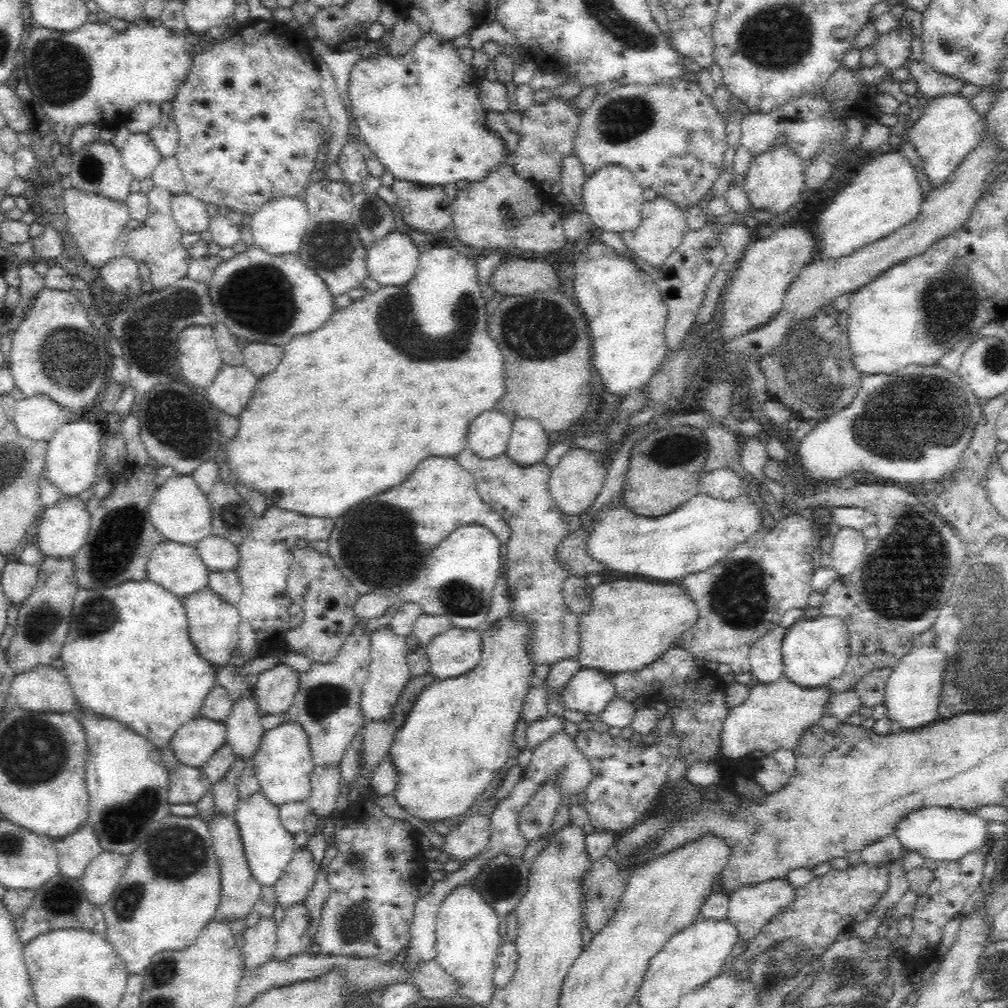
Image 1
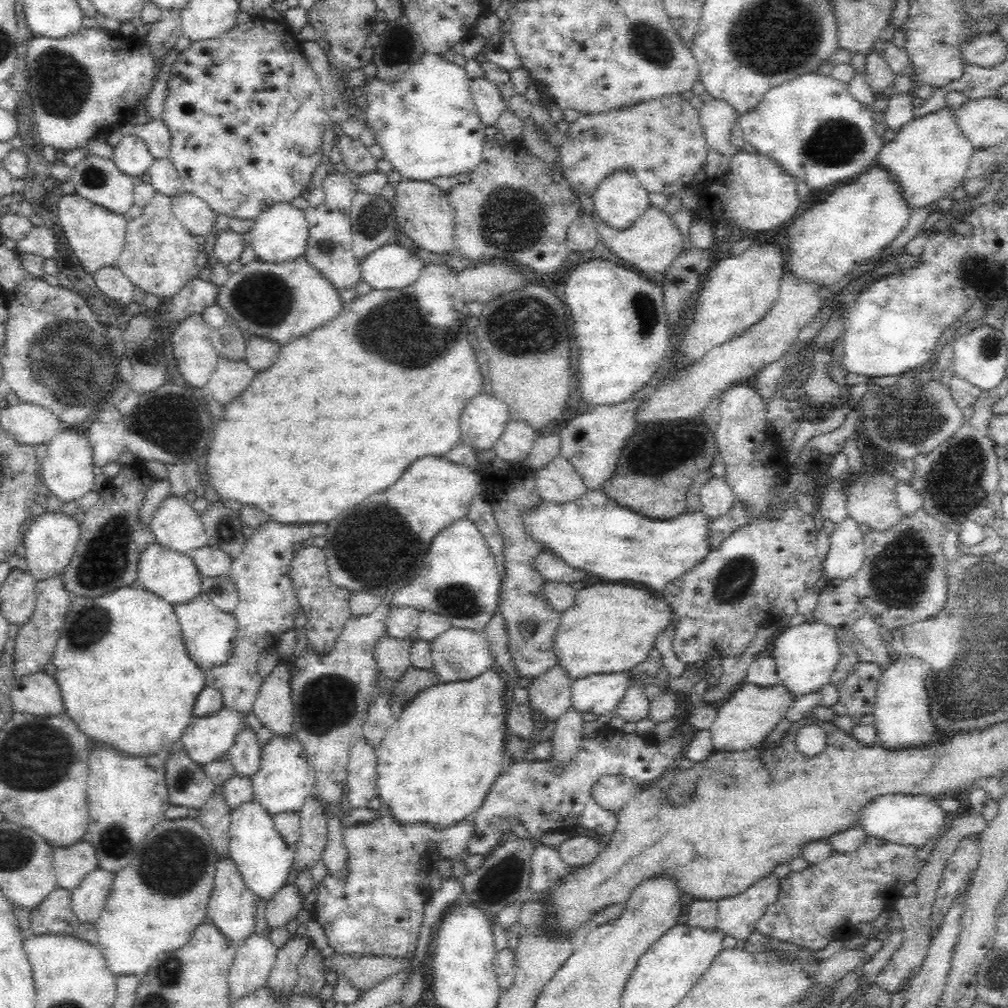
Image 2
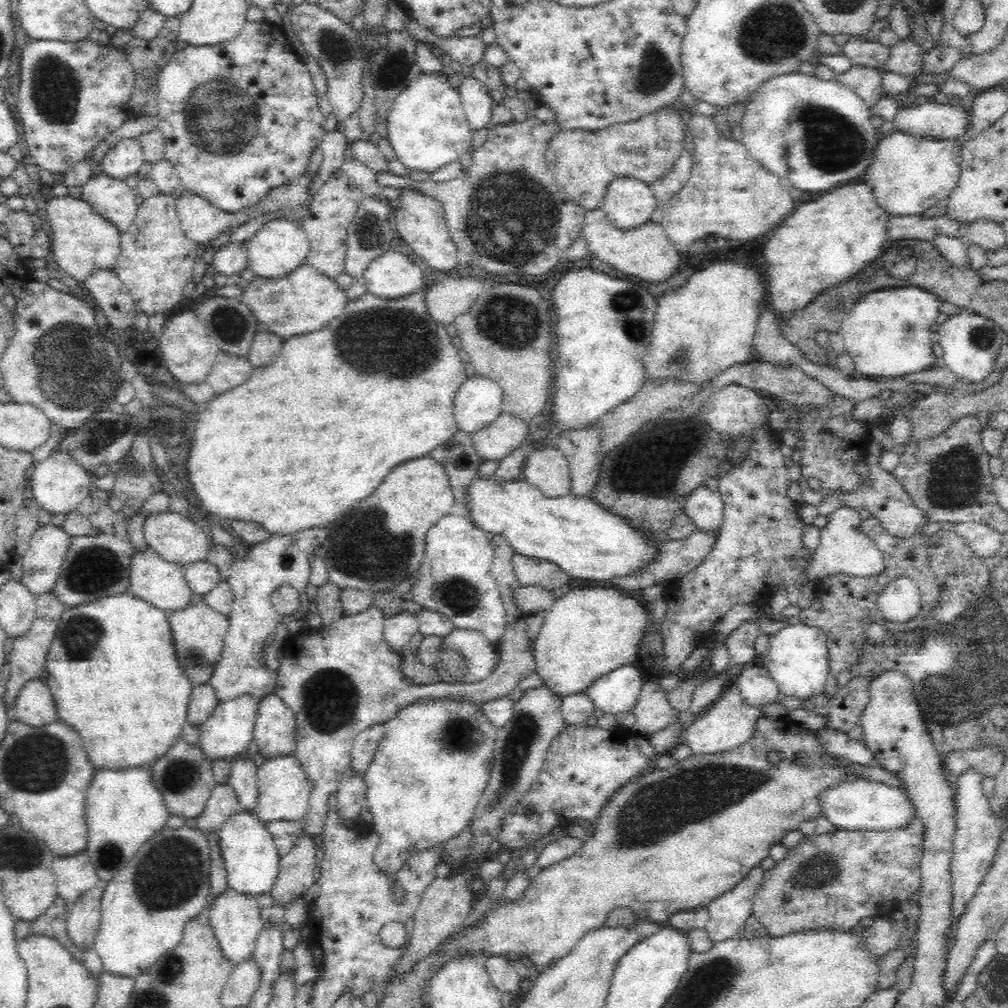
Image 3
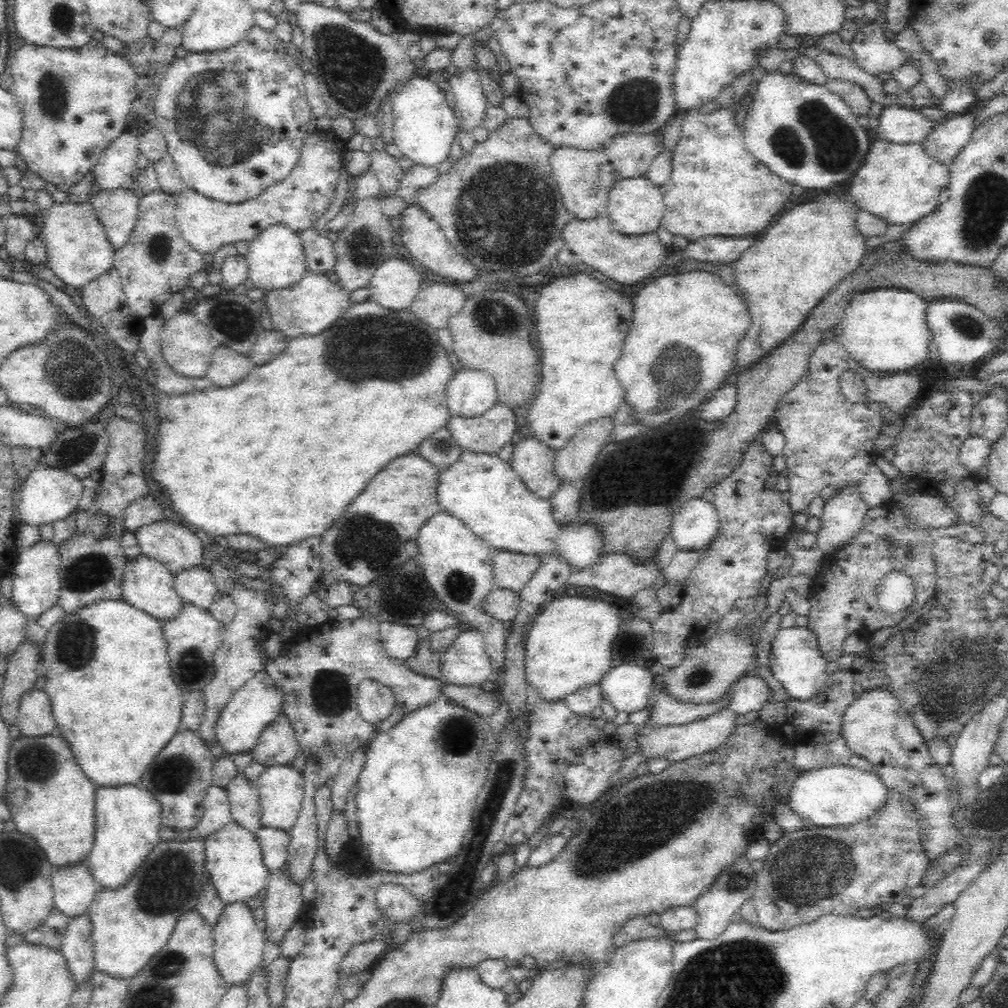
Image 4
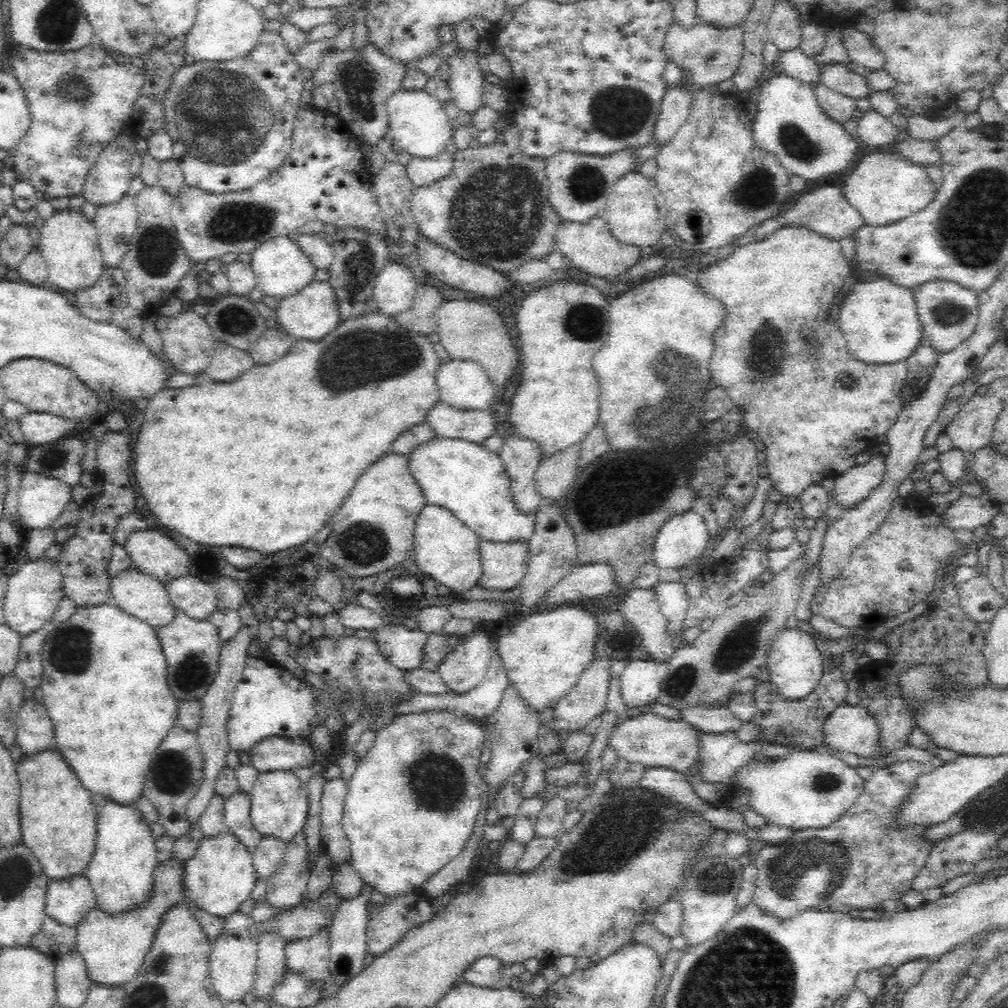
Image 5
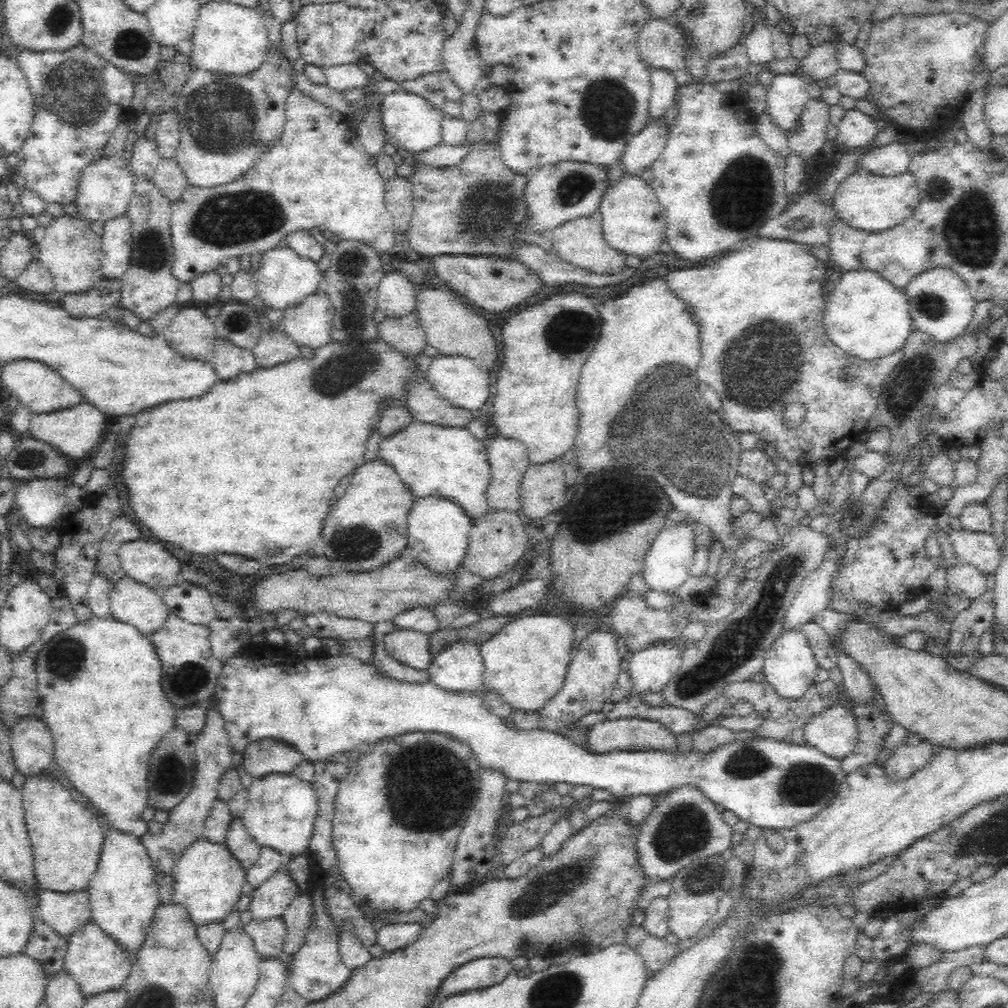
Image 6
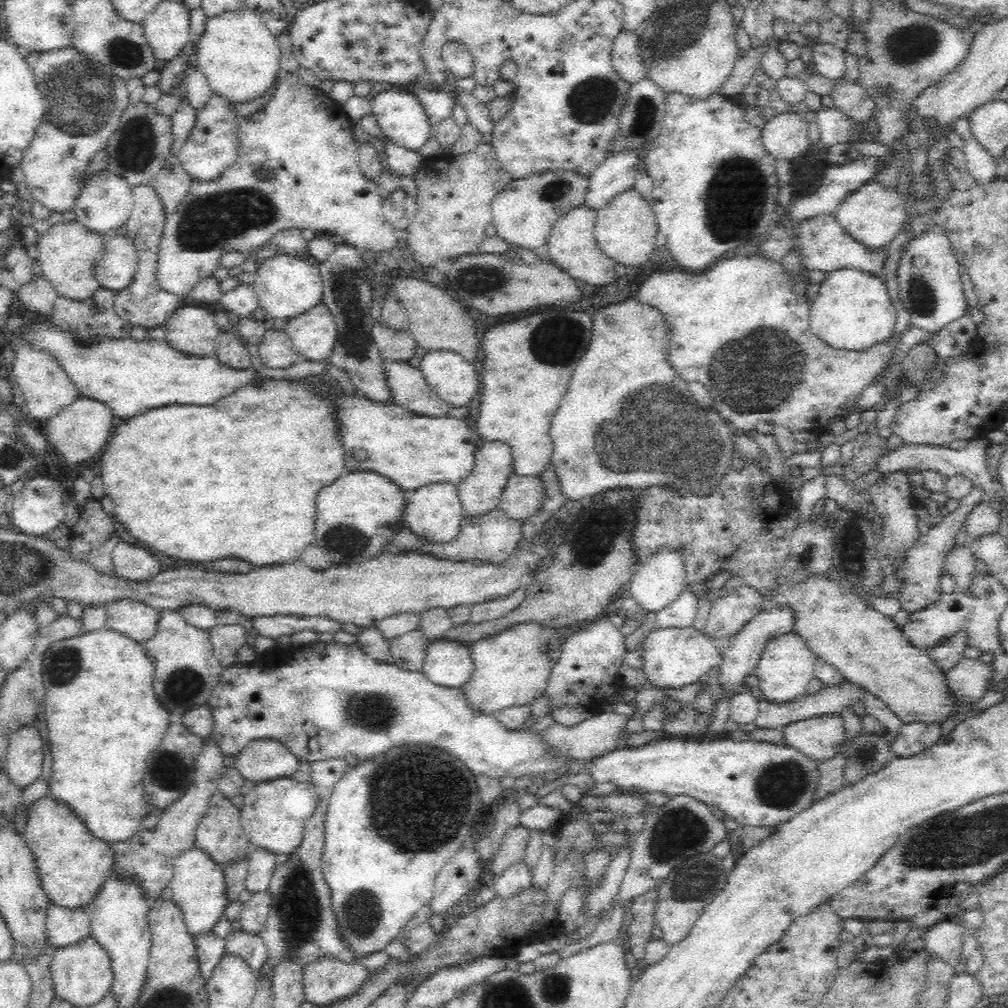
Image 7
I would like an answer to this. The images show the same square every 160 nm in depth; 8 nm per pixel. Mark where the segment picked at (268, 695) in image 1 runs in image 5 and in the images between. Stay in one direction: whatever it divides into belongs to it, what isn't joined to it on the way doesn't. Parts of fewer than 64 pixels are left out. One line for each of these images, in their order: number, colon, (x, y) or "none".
2: (272, 707)
3: (275, 731)
4: (279, 745)
5: (275, 753)

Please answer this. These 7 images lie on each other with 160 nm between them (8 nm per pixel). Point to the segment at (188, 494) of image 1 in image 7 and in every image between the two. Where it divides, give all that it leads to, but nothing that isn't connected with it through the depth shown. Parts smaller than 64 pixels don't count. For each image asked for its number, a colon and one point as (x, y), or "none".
2: (175, 525)
3: (174, 538)
4: (178, 549)
5: (156, 556)
6: (146, 562)
7: (130, 562)

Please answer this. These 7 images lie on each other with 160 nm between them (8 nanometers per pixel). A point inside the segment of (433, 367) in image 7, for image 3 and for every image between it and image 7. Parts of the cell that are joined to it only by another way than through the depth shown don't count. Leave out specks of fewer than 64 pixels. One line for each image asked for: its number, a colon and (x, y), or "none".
3: (477, 400)
4: (470, 390)
5: (463, 383)
6: (460, 380)

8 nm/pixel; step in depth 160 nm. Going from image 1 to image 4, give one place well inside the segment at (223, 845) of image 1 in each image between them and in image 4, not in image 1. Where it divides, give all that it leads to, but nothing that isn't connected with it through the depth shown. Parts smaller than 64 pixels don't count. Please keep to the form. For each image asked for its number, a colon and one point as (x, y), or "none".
2: (232, 907)
3: (235, 920)
4: (237, 952)

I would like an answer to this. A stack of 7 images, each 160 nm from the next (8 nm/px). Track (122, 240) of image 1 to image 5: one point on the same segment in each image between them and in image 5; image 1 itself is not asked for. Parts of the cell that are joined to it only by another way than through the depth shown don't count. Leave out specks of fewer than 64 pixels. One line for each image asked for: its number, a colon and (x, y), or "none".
2: (95, 236)
3: (82, 241)
4: (78, 253)
5: (68, 242)

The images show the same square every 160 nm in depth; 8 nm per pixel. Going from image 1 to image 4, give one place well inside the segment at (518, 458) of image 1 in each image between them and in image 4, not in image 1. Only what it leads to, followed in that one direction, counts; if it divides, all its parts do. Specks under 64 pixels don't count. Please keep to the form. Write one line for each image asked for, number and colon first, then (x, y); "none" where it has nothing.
2: (516, 437)
3: (499, 436)
4: (486, 432)

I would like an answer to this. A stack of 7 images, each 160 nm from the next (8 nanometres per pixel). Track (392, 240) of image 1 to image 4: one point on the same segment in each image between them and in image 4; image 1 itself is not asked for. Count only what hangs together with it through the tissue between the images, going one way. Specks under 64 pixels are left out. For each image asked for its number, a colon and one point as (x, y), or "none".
2: (391, 267)
3: (392, 275)
4: (394, 284)

